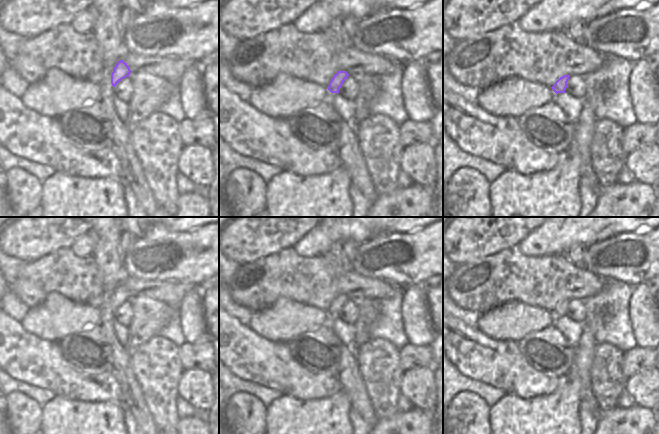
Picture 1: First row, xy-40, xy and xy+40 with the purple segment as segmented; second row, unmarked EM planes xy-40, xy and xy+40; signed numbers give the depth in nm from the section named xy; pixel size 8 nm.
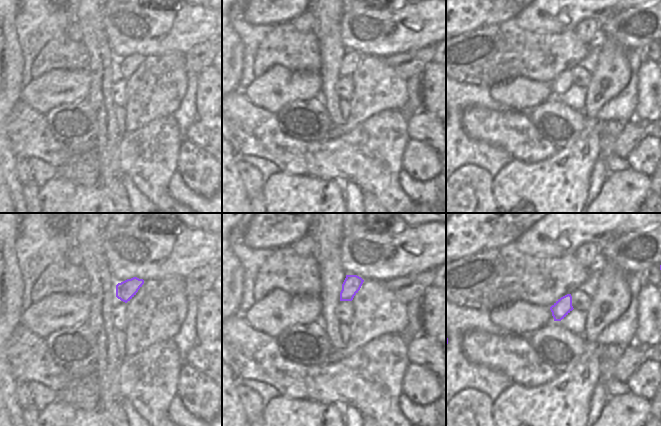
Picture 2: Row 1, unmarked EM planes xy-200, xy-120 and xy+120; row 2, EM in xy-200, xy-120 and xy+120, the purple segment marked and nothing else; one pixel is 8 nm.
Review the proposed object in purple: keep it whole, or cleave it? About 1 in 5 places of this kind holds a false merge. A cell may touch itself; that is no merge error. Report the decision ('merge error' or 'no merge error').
no merge error

